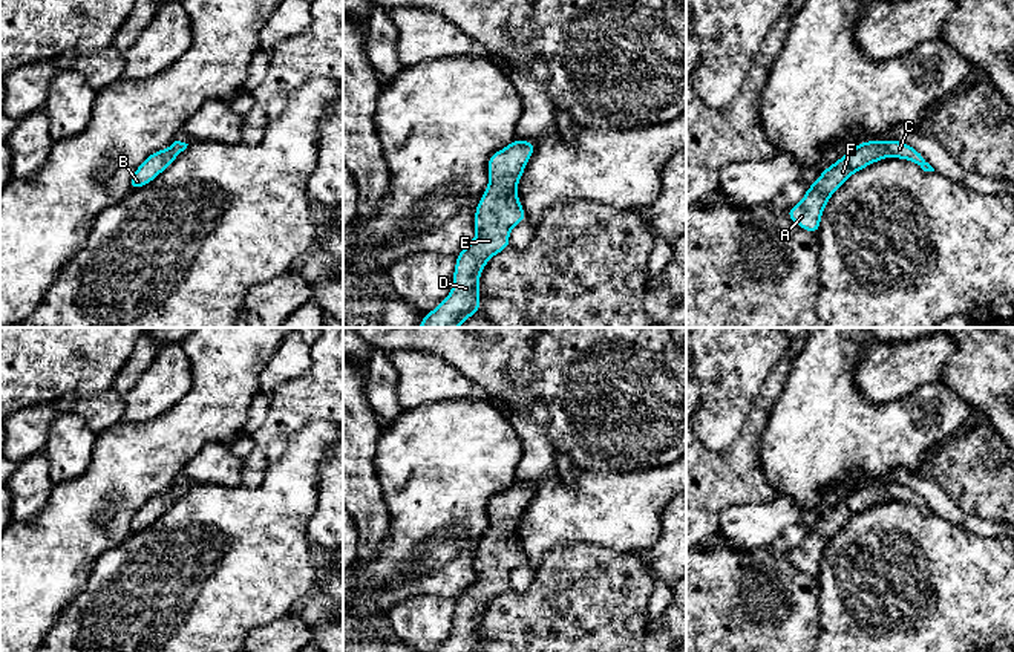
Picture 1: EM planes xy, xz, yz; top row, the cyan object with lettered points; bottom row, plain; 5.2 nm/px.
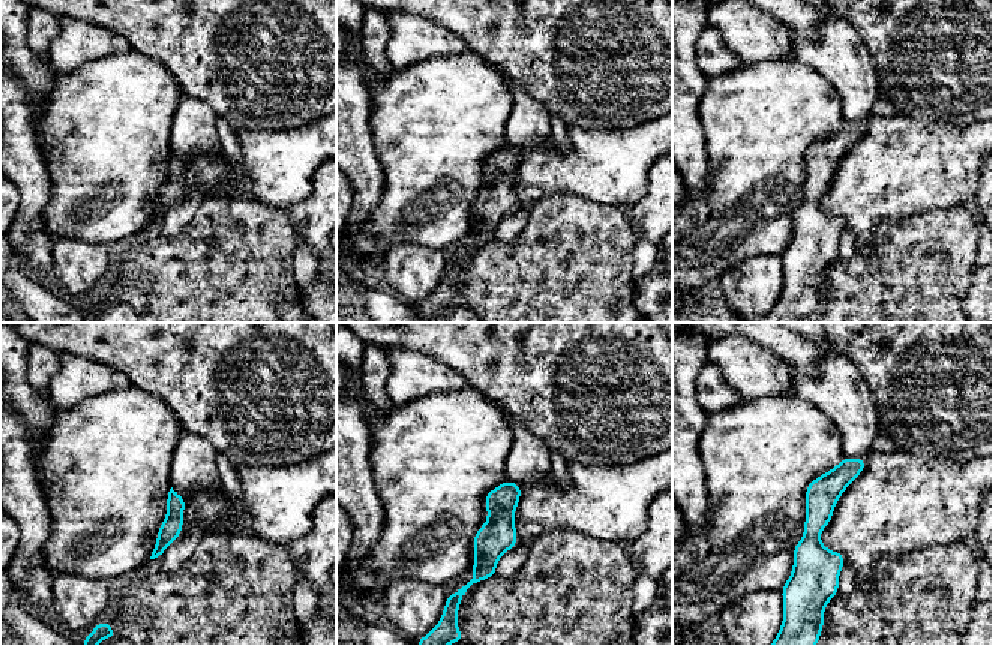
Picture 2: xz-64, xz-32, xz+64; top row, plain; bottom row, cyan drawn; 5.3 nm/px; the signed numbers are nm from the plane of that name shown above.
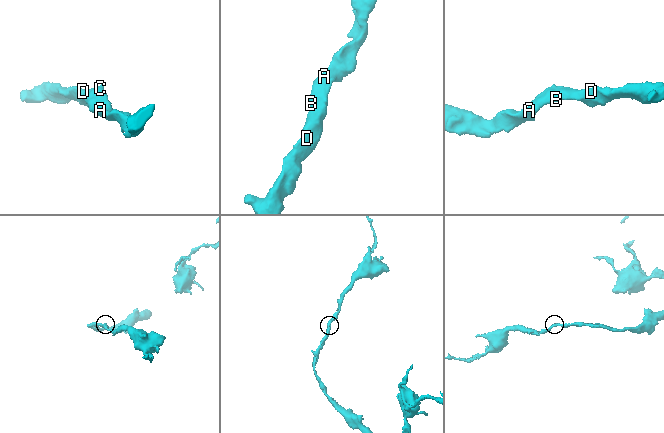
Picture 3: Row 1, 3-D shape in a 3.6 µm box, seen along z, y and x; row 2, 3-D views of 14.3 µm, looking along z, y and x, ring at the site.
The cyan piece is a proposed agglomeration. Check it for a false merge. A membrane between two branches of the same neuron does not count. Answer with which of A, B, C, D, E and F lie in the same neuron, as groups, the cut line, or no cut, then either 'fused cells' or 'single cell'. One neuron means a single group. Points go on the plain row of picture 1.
A B C D E F | no cut | single cell

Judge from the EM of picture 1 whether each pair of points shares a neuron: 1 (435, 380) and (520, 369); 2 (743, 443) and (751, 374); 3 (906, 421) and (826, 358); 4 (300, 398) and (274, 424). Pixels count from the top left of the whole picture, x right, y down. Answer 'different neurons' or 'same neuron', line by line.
1: different neurons
2: different neurons
3: same neuron
4: same neuron

